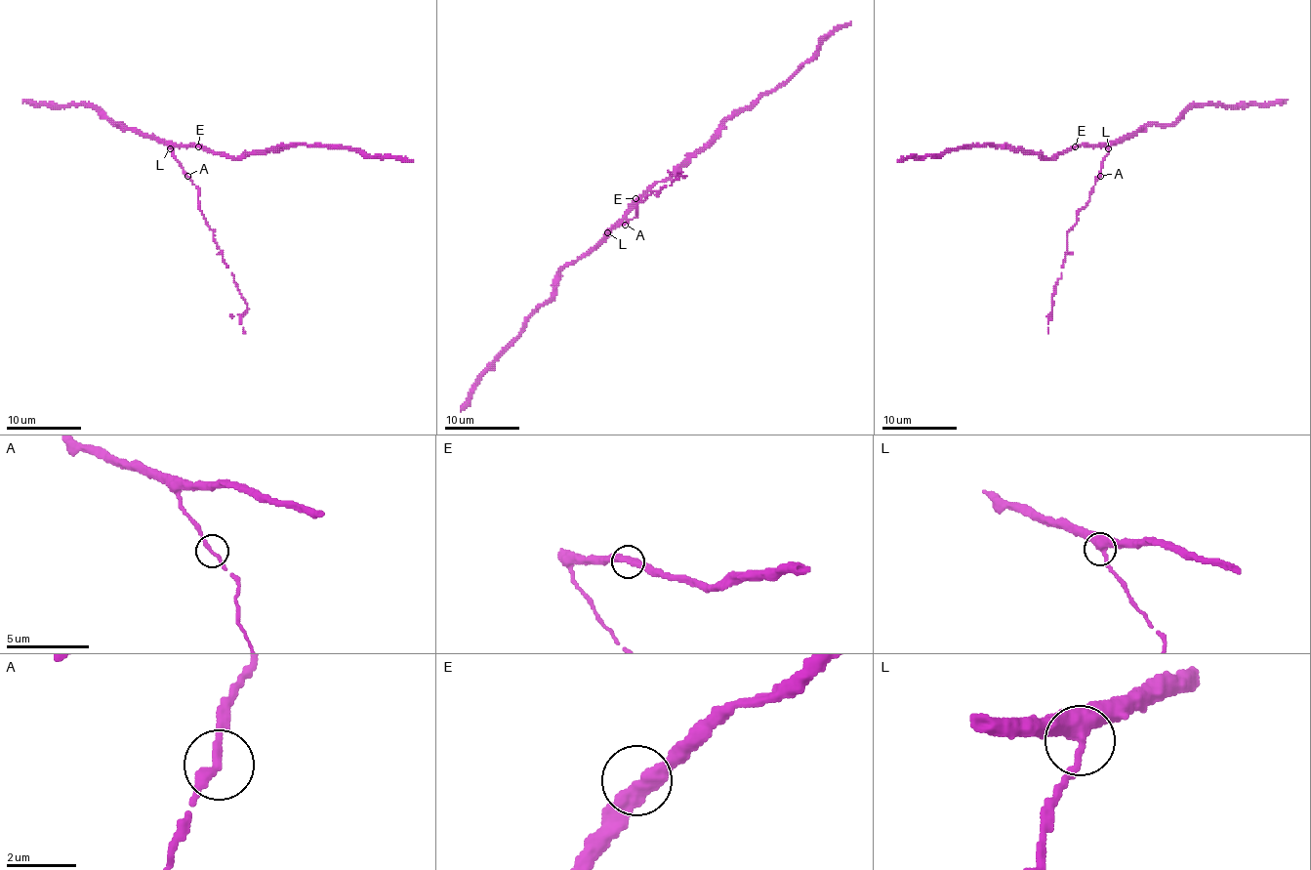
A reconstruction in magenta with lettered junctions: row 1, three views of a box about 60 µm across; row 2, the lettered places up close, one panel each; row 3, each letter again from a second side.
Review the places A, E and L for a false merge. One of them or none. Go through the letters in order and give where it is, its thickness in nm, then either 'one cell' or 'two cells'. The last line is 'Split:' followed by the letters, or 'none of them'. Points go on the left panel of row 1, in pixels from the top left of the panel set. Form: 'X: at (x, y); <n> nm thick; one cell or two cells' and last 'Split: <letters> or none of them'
A: at (187, 176); 240 nm thick; one cell
E: at (198, 146); 400 nm thick; one cell
L: at (170, 148); 360 nm thick; one cell
Split: none of them

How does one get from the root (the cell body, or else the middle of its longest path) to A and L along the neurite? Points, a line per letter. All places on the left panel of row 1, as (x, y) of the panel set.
A: (202, 144), (172, 146), (172, 154), (186, 175)
L: (202, 144), (174, 144), (170, 148)

